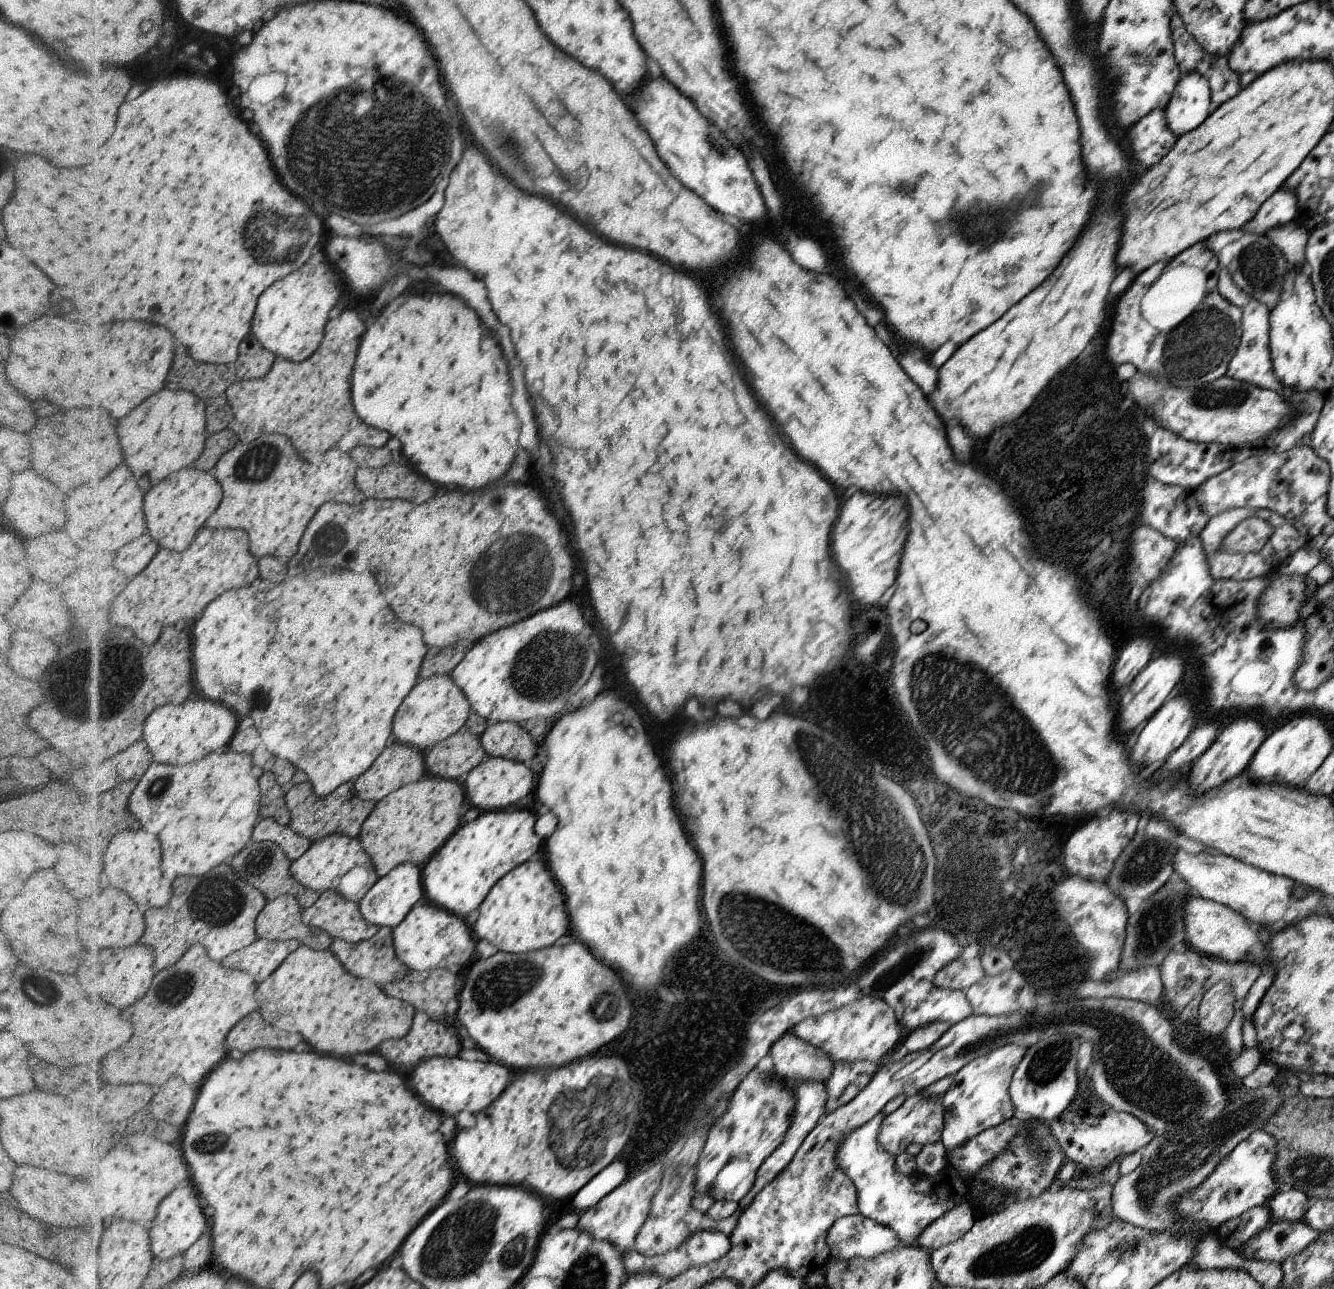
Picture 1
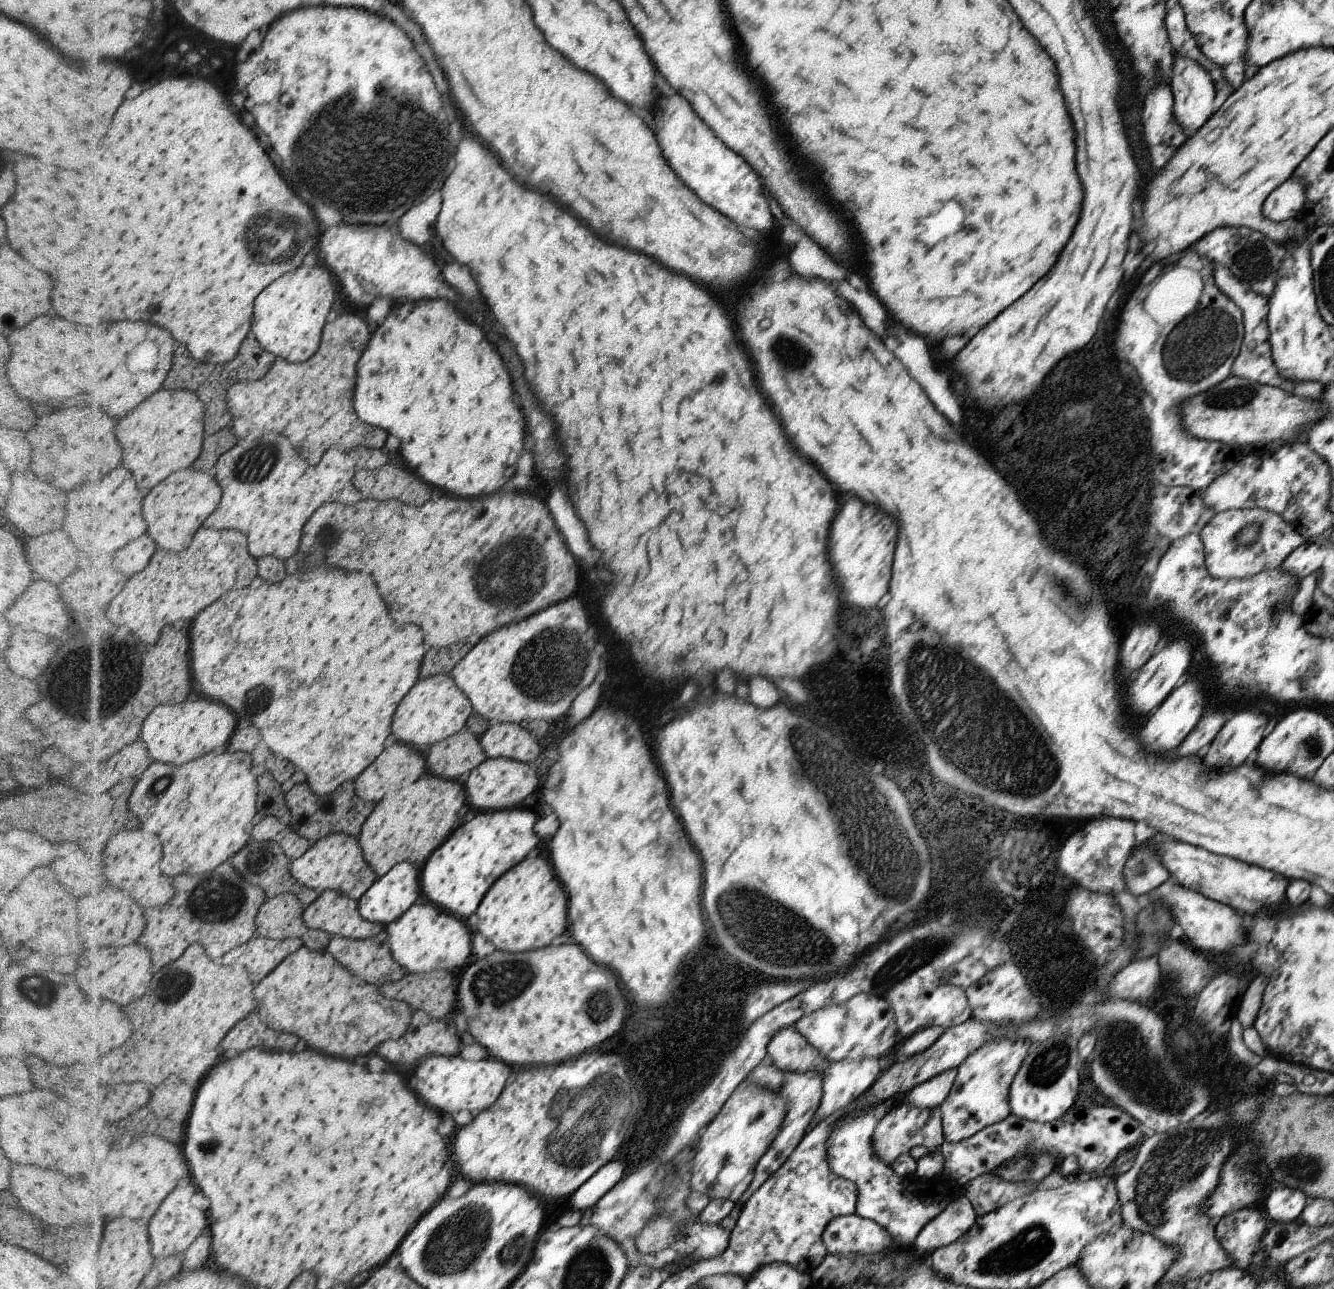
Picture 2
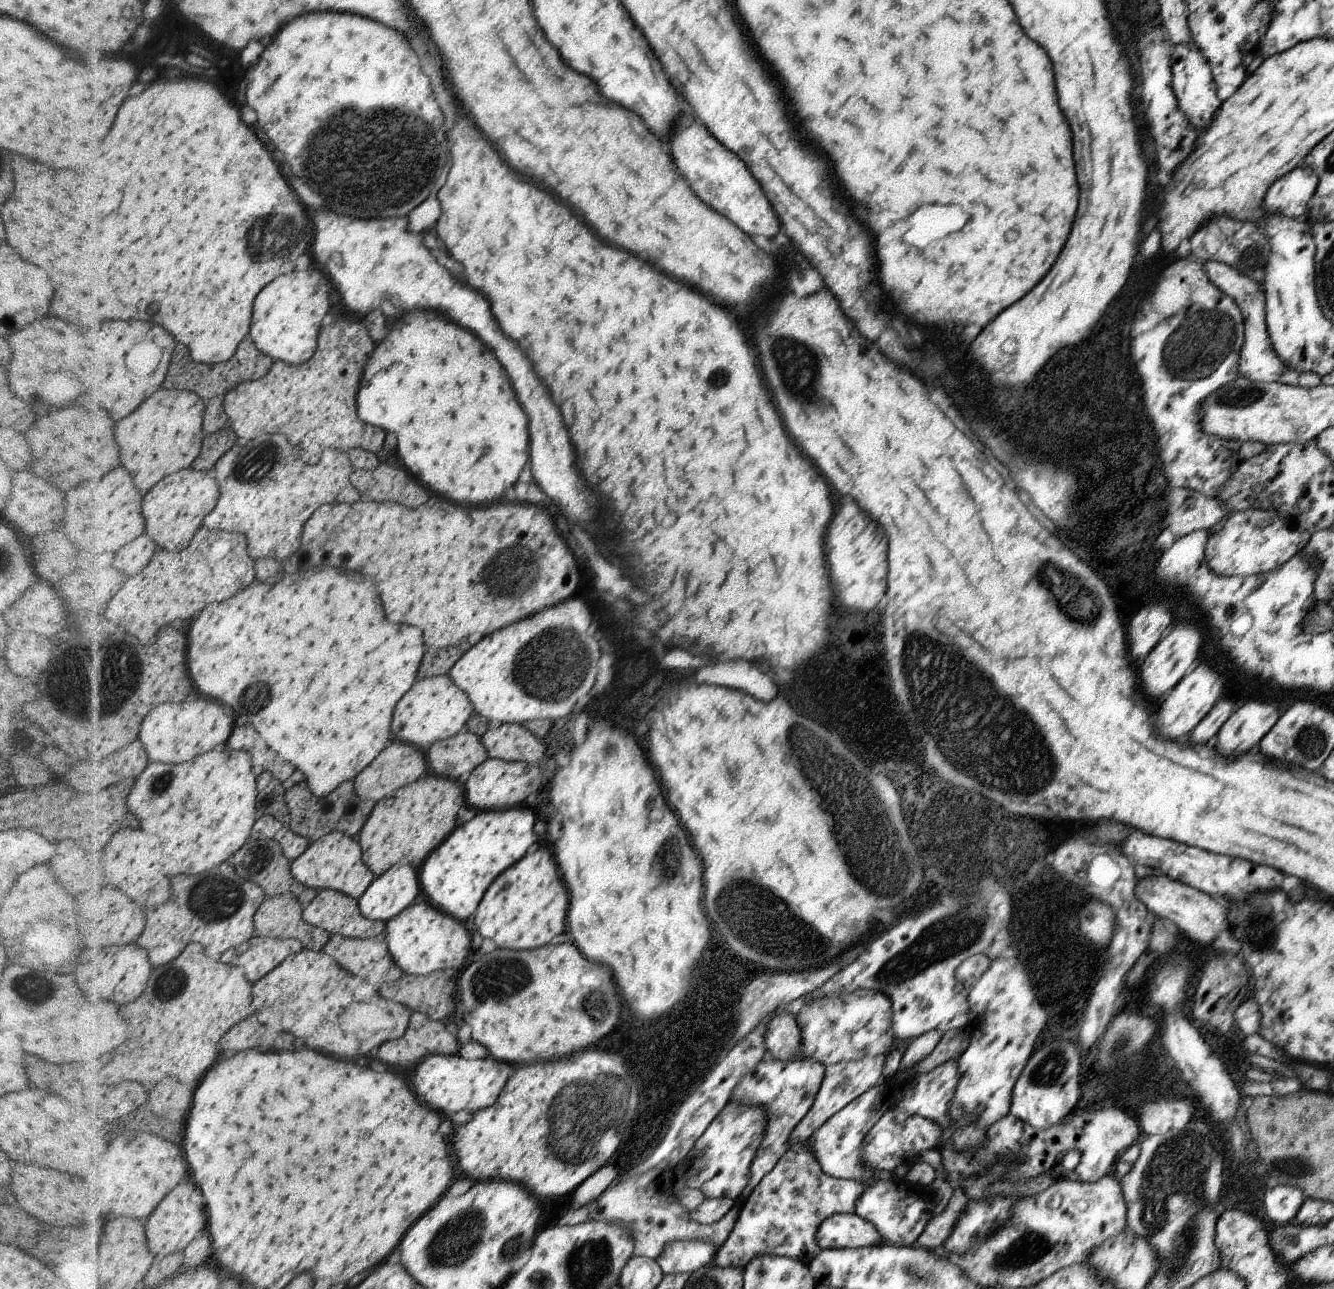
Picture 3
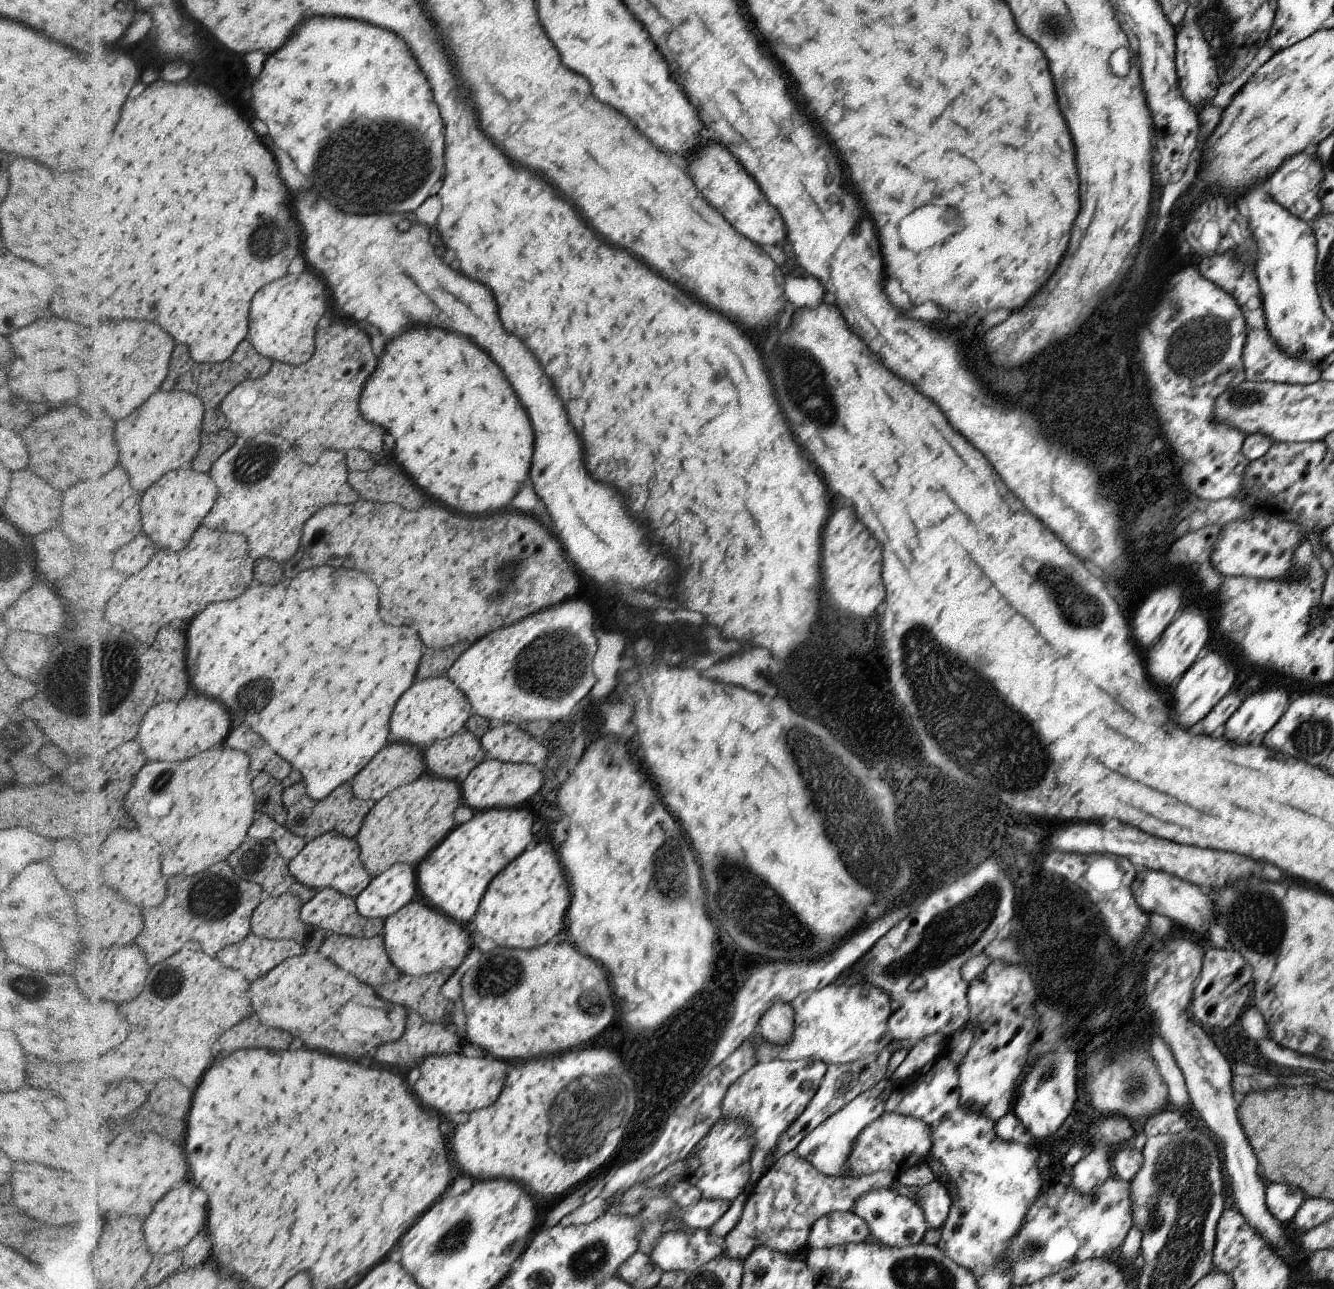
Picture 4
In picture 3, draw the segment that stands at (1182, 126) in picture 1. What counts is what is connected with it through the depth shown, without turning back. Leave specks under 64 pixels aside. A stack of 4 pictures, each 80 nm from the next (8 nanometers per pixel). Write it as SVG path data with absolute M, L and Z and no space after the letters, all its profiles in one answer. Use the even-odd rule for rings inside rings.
M1194 42L1192 45L1179 44L1173 46L1170 58L1173 69L1173 91L1180 102L1180 109L1194 128L1206 128L1208 122L1212 122L1214 112L1221 105L1216 97L1217 84L1208 61Z

